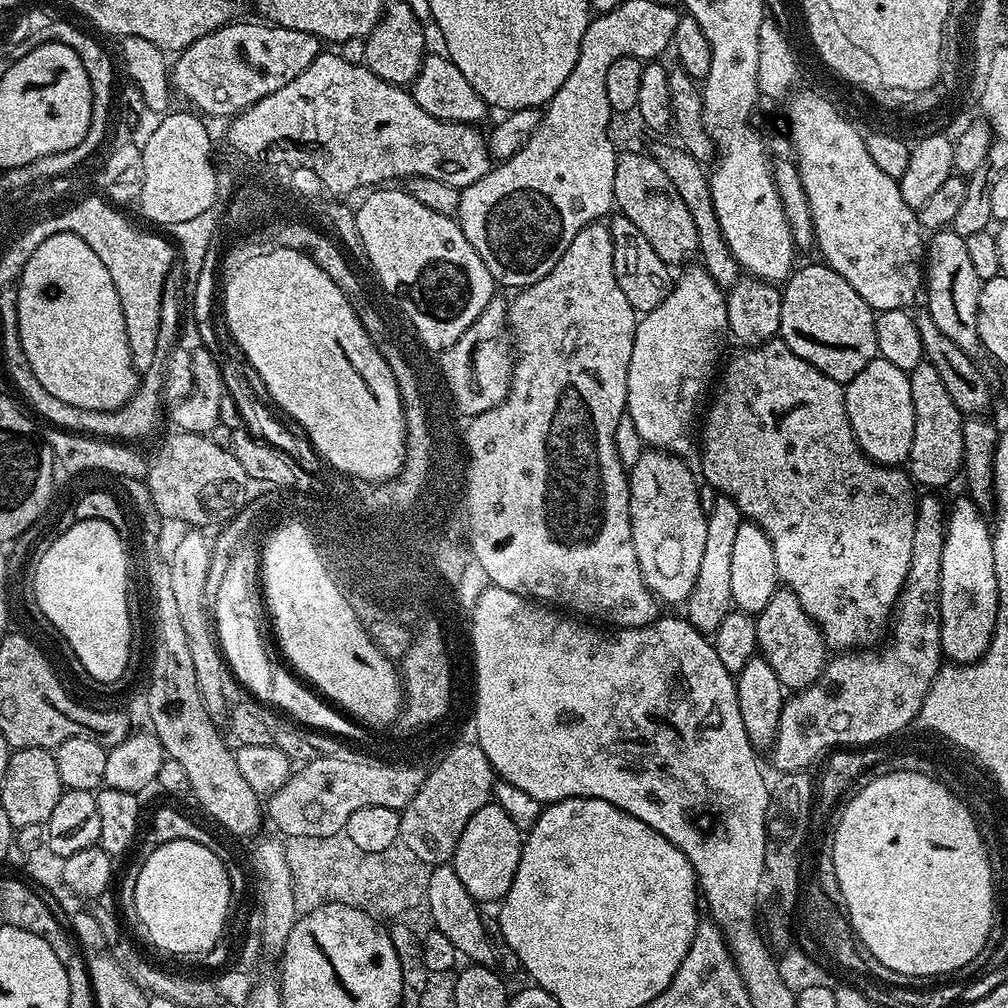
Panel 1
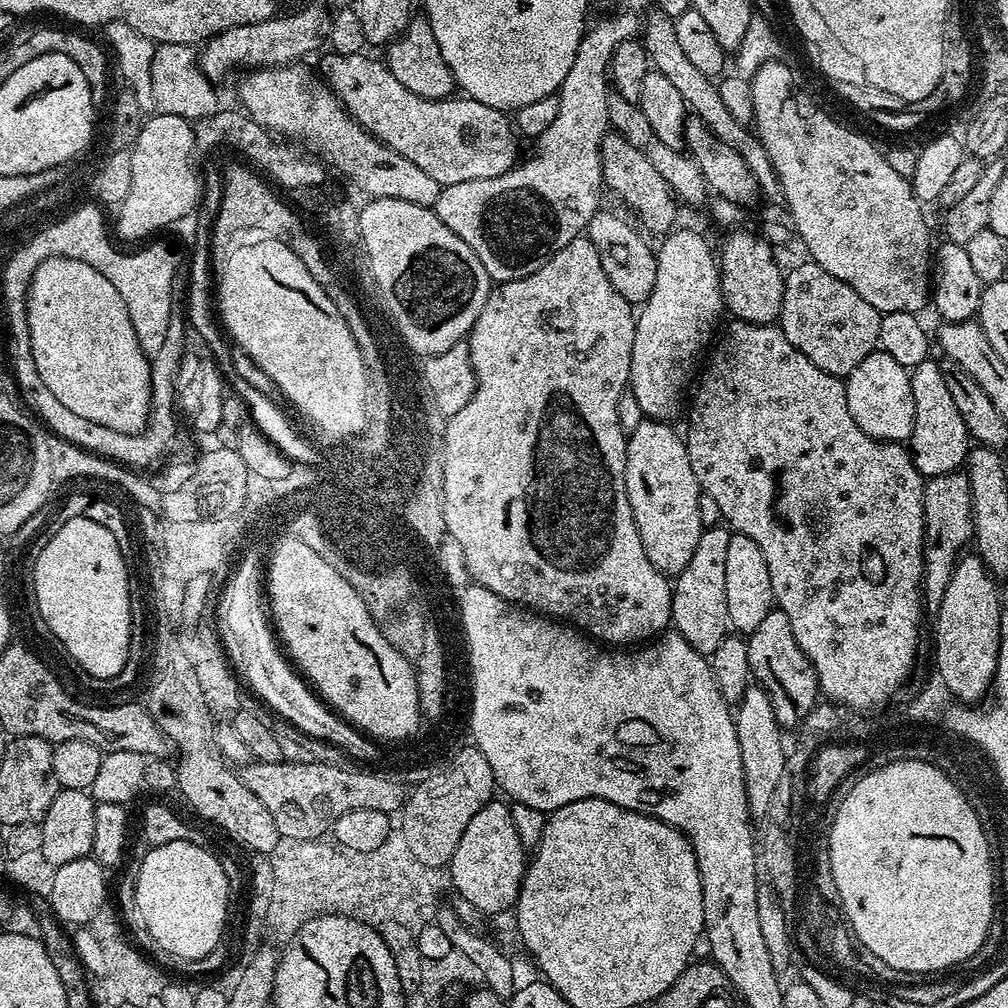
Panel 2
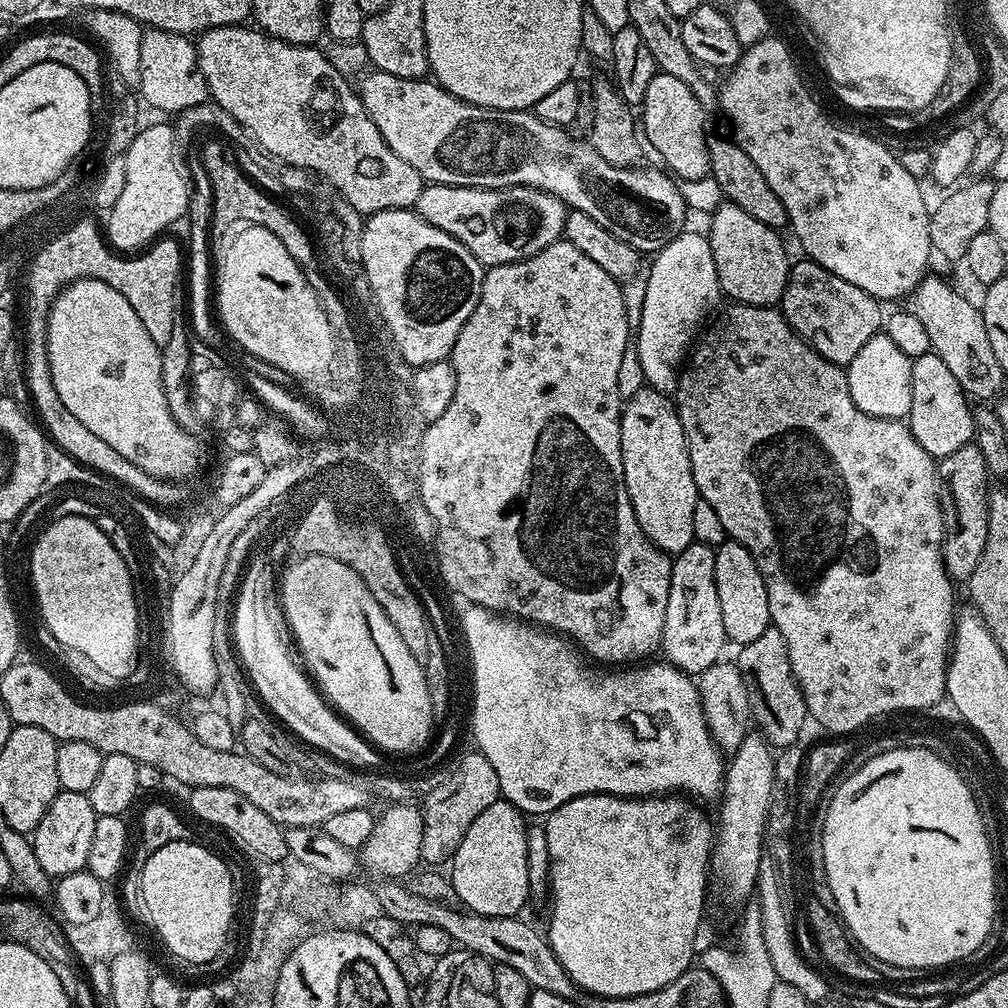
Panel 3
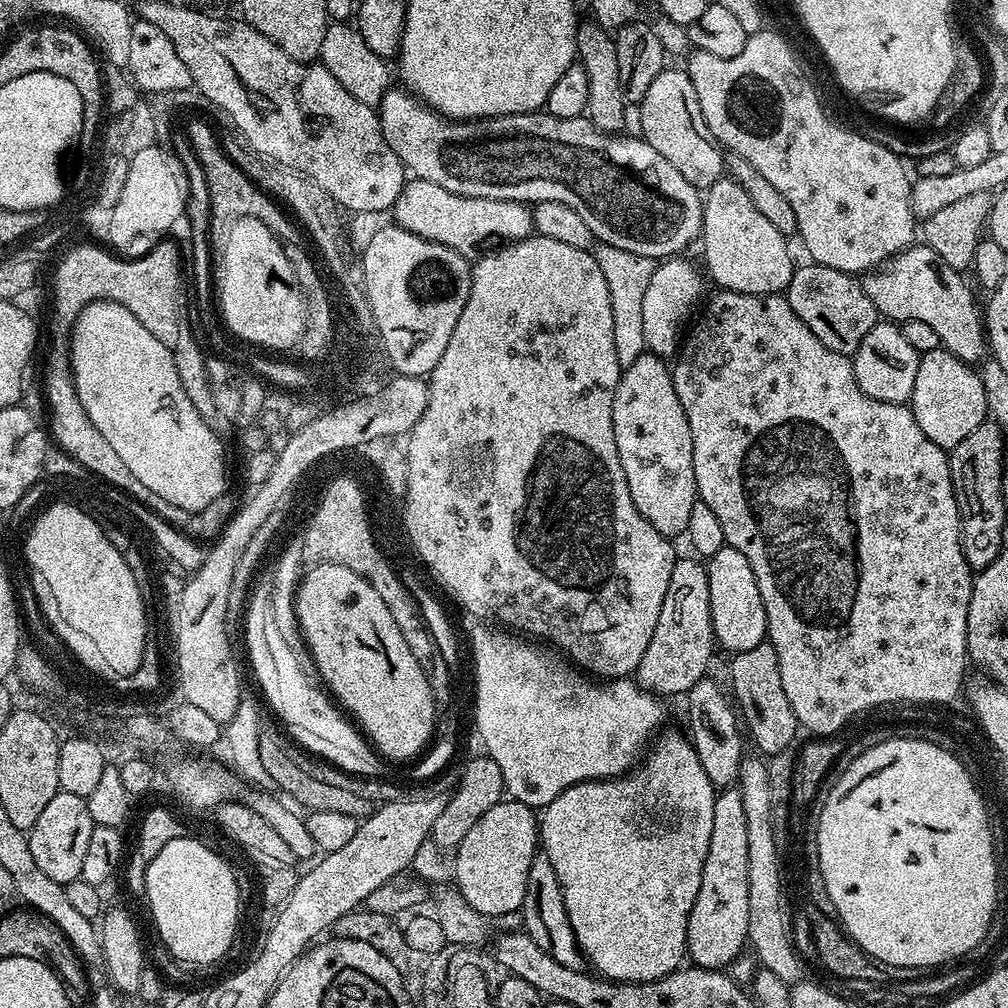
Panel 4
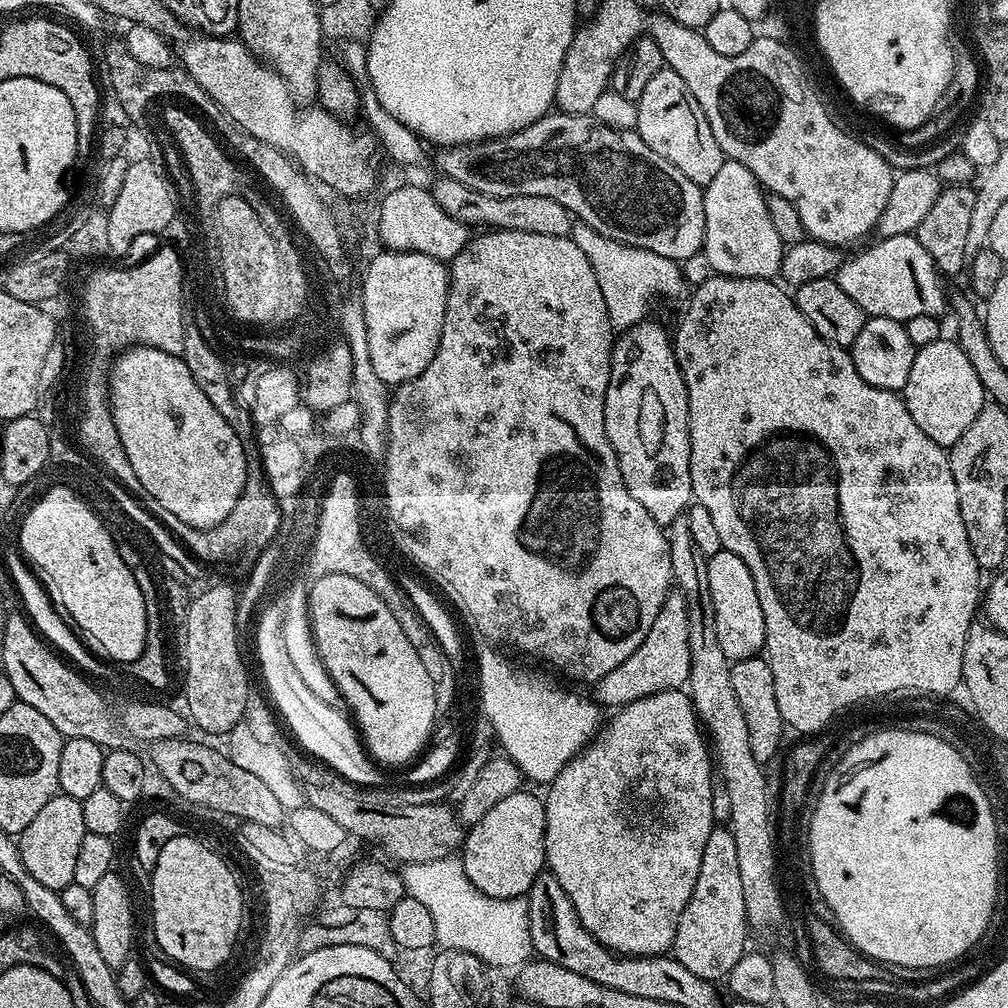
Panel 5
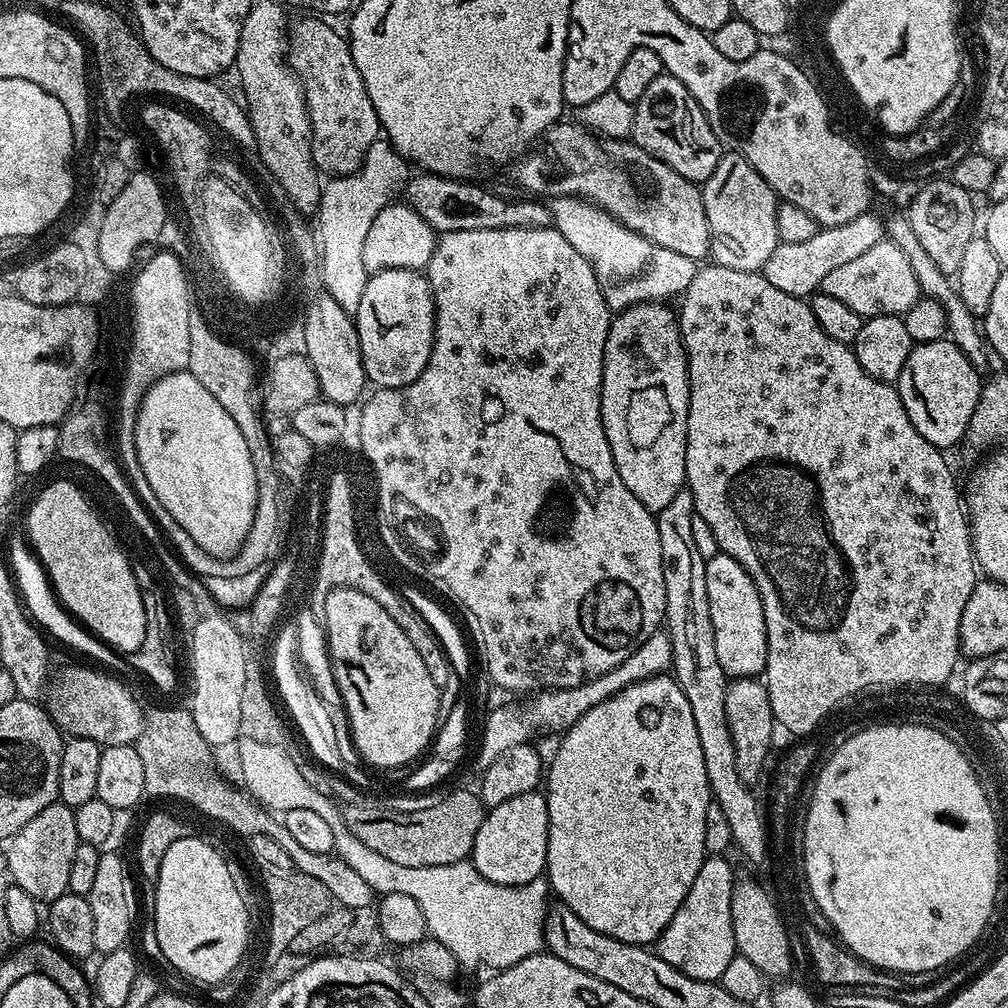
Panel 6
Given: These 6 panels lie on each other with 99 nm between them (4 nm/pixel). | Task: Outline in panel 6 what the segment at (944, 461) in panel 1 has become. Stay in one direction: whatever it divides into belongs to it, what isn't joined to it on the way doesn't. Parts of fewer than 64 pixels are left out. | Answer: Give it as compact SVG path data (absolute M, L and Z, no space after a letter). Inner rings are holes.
M952 339L935 340L925 344L916 344L906 358L906 366L902 366L902 374L894 382L896 393L902 398L902 406L918 434L926 438L936 448L949 450L963 441L970 414L974 414L974 406L978 406L982 376L978 369L970 362L970 358L954 343Z

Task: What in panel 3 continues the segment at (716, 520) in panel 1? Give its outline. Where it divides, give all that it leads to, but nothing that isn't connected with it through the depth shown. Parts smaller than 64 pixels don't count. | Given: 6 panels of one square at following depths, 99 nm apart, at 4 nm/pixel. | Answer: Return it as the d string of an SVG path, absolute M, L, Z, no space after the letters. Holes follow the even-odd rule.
M694 542L675 553L670 578L670 598L666 602L666 622L662 630L663 659L689 674L699 674L721 659L728 640L722 626L722 606L718 603L718 586L714 578L713 545Z

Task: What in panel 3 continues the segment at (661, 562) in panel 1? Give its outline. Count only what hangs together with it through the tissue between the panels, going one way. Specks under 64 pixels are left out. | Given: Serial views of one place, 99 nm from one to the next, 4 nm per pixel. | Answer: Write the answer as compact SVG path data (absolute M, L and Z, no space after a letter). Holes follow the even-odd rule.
M647 386L640 388L638 394L634 394L634 398L630 398L623 405L620 413L620 437L622 438L624 481L630 498L630 506L634 506L634 518L638 518L638 526L642 526L646 538L650 538L655 548L661 548L669 554L686 550L686 546L690 546L697 539L698 493L690 466L688 439L682 430L680 414L676 411L675 403L665 393L657 392L654 388Z

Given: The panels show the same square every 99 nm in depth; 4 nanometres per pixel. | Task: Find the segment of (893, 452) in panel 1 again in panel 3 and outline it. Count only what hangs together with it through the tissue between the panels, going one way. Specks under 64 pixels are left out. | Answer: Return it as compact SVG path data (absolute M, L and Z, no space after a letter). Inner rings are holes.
M883 330L877 332L858 354L846 366L848 373L848 385L850 386L850 398L854 398L854 406L866 414L870 414L879 420L904 420L910 414L910 370L912 362L902 350L898 350L896 343L891 341L890 337Z

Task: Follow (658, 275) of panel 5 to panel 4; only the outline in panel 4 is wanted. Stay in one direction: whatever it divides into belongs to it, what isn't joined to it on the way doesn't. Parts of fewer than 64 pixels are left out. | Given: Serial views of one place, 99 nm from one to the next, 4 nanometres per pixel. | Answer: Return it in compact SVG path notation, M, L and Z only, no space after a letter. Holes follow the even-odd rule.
M602 243L595 245L594 255L602 278L606 278L606 290L610 290L610 306L614 310L614 354L618 354L621 369L626 369L646 350L642 334L642 297L646 295L646 286L650 286L650 278L654 278L657 261Z

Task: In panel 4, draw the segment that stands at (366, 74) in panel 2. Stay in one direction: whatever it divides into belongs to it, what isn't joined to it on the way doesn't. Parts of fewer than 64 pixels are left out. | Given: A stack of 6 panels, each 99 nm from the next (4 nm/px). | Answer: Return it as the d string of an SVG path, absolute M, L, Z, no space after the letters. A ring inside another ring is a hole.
M400 86L389 87L379 104L378 115L382 134L405 169L415 179L435 182L442 190L470 198L517 200L529 206L538 202L562 202L562 206L570 206L570 210L582 217L599 243L649 256L655 261L681 255L683 248L690 247L695 240L697 243L701 235L704 206L698 189L686 182L639 135L603 132L593 126L587 115L554 118L546 110L537 110L513 116L488 116L484 120L450 120Z

